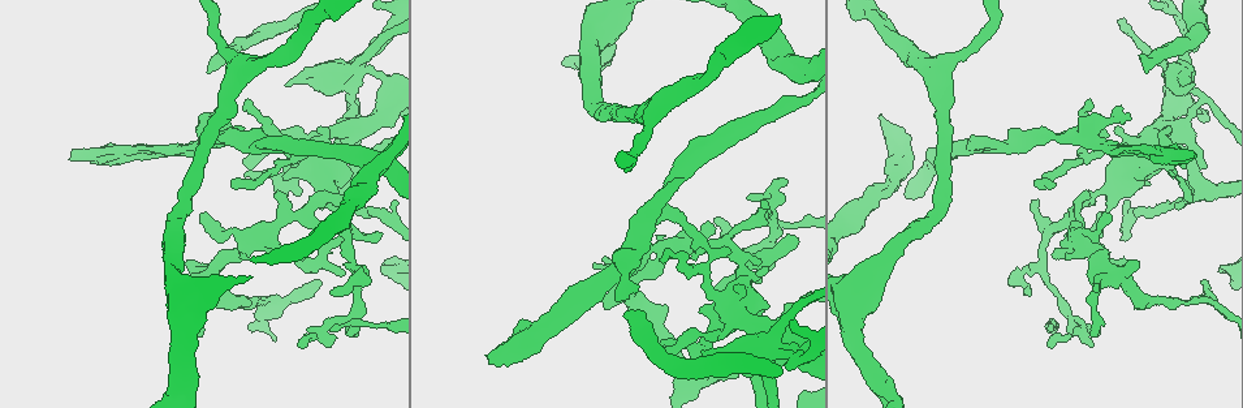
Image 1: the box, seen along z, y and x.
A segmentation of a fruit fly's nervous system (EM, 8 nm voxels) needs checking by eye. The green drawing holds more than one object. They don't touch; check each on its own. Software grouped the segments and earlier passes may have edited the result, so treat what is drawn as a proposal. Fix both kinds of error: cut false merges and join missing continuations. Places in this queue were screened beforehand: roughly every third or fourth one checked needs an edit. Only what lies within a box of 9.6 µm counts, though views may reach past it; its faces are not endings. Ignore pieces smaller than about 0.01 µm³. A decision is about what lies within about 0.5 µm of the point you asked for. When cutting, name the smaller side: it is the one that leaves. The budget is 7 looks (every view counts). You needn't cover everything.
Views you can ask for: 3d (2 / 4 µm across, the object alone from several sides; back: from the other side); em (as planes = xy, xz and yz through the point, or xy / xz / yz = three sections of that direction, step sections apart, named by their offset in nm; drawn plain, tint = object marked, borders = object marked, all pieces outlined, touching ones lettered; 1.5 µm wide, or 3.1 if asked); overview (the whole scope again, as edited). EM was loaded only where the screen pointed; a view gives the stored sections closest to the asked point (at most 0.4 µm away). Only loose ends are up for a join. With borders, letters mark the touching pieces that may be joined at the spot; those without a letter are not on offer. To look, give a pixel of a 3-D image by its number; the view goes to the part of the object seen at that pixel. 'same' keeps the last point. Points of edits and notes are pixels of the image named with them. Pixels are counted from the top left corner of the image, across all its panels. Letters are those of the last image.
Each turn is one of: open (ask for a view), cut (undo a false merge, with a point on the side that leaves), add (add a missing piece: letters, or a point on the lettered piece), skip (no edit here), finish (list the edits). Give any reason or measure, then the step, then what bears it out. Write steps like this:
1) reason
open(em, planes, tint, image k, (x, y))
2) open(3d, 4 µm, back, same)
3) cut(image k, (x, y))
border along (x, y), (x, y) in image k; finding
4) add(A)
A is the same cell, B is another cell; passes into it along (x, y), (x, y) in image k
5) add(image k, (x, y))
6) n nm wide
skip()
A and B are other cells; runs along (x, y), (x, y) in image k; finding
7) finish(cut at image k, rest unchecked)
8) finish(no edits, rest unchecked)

an open end
open(3d, 2 µm, image 1, (727, 249))

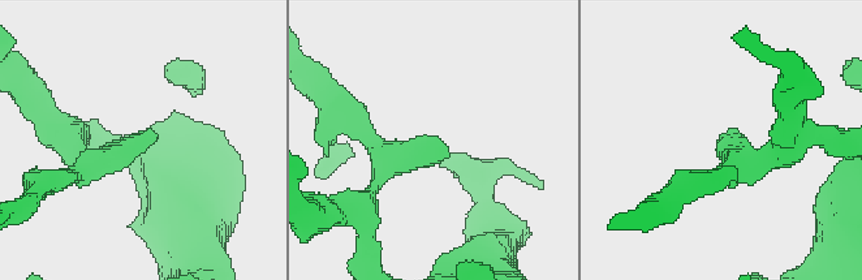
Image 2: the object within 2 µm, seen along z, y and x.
arms of 170, 190 nm
open(em, planes, plain, image 2, (724, 137))

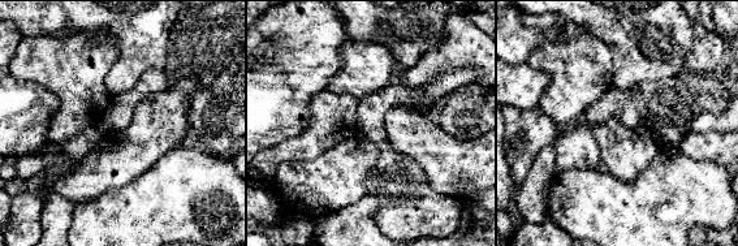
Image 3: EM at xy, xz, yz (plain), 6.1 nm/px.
open(em, planes, borders, same)

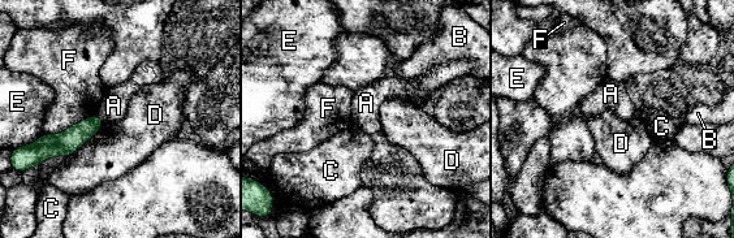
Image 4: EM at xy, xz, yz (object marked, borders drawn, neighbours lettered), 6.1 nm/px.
skip()
A, B, C, D, E and F are other cells; border along (95, 113), (56, 134), (44, 134) in image 4; no lettered piece goes on from it

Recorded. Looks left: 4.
stops while still wide
open(em, planes, borders, image 1, (285, 86))

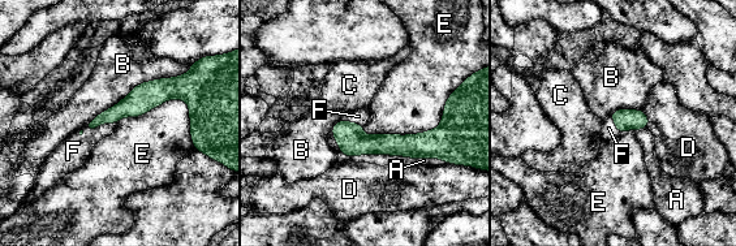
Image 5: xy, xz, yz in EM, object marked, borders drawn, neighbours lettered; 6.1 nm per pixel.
B touches over 480 nm
add(F)
F is the same cell, A, B, C, D and E are other cells; the neuron continues

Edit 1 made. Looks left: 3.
thick end
open(em, planes, borders, image 1, (488, 364))

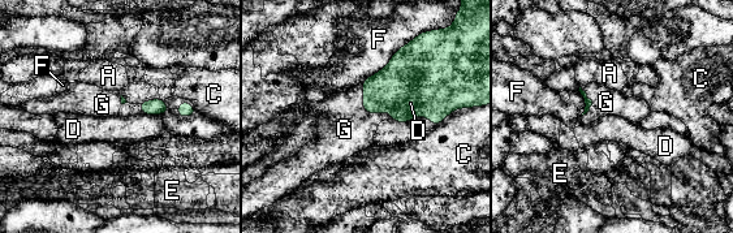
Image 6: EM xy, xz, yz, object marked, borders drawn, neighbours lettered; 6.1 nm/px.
add(G)
G is the same cell, A, C, D, E and F are other cells; passes into it along (388, 90), (366, 112), (344, 129) in image 6; the neuron continues

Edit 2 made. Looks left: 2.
finish(add at image 5, add at image 6, rest unchecked)

